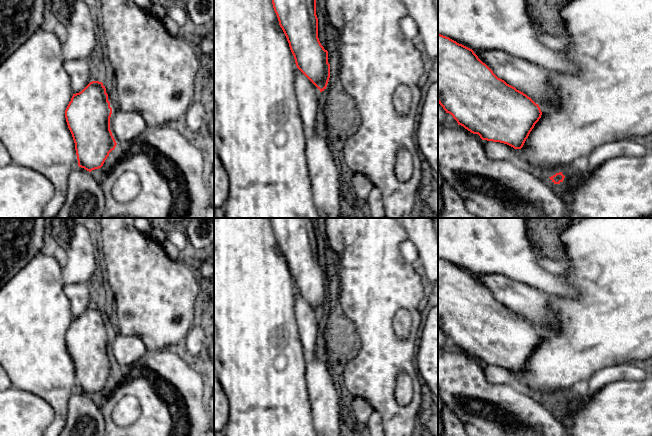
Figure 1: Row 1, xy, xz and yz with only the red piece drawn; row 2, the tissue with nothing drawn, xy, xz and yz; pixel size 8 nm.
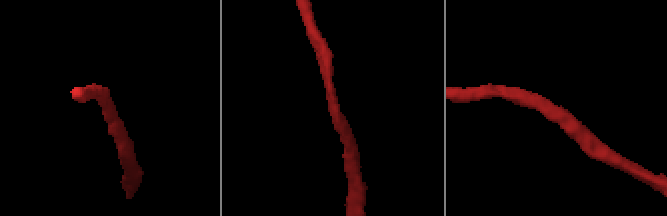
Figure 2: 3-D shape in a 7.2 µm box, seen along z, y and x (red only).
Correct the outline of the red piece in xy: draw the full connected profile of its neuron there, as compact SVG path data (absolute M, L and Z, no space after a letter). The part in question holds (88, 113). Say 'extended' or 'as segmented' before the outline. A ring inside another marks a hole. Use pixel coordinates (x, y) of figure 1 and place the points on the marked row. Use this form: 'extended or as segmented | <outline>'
extended | M65 60L73 96L65 110L78 166L91 172L103 166L117 143L110 130L112 108L102 82L94 80L91 60Z

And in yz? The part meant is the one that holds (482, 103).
extended | M438 34L438 103L443 107L446 113L449 113L457 121L458 125L473 134L478 134L482 140L500 142L507 144L514 149L521 149L528 138L535 124L541 118L542 112L540 103L558 106L560 103L556 90L548 84L548 71L538 65L535 65L525 59L514 57L508 53L499 50L473 51L472 49L457 43L449 37Z

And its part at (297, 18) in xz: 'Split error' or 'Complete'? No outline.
Split error

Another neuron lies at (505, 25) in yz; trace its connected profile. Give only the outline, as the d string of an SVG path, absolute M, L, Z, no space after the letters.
M438 0L438 34L473 51L499 50L525 59L548 72L577 75L579 69L559 51L542 44L527 11L526 0Z

